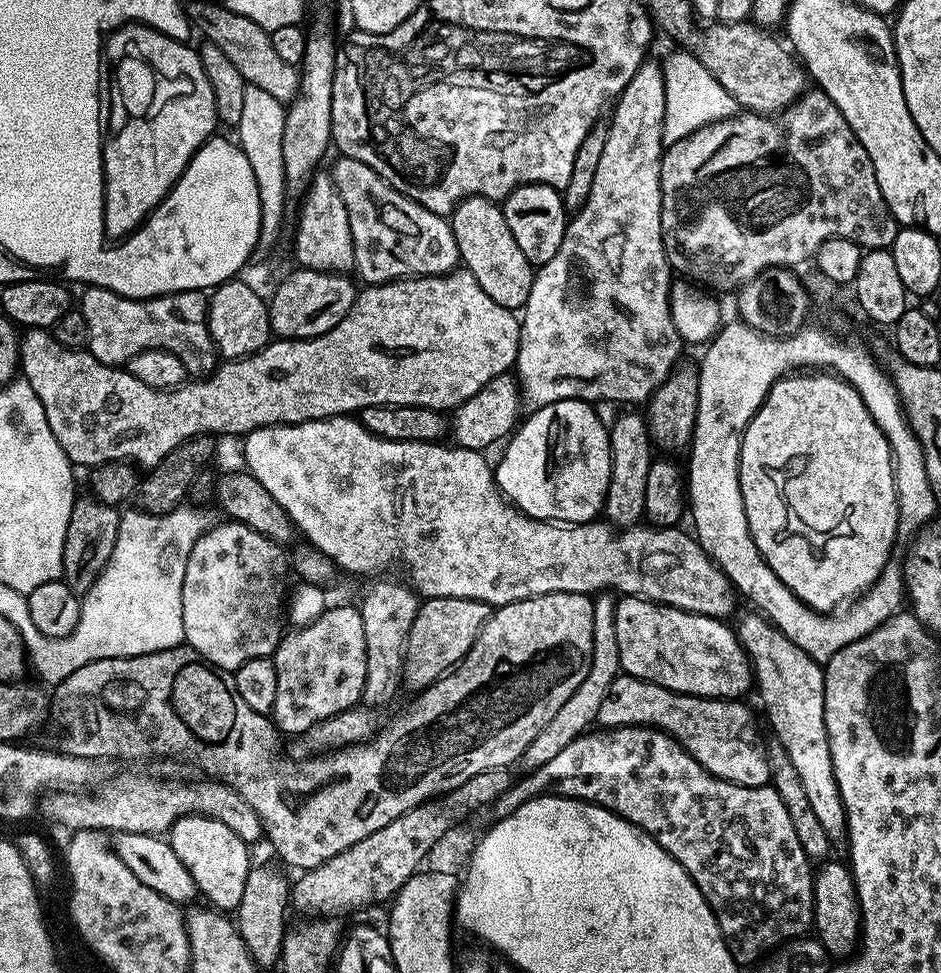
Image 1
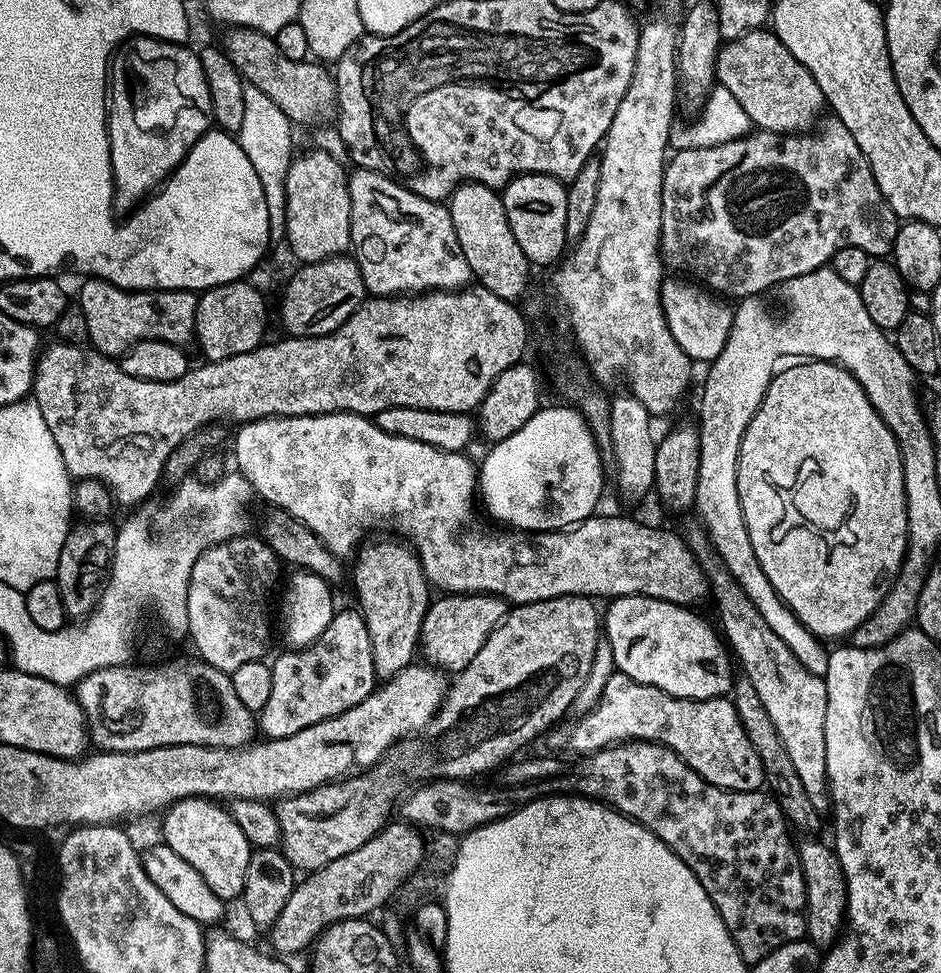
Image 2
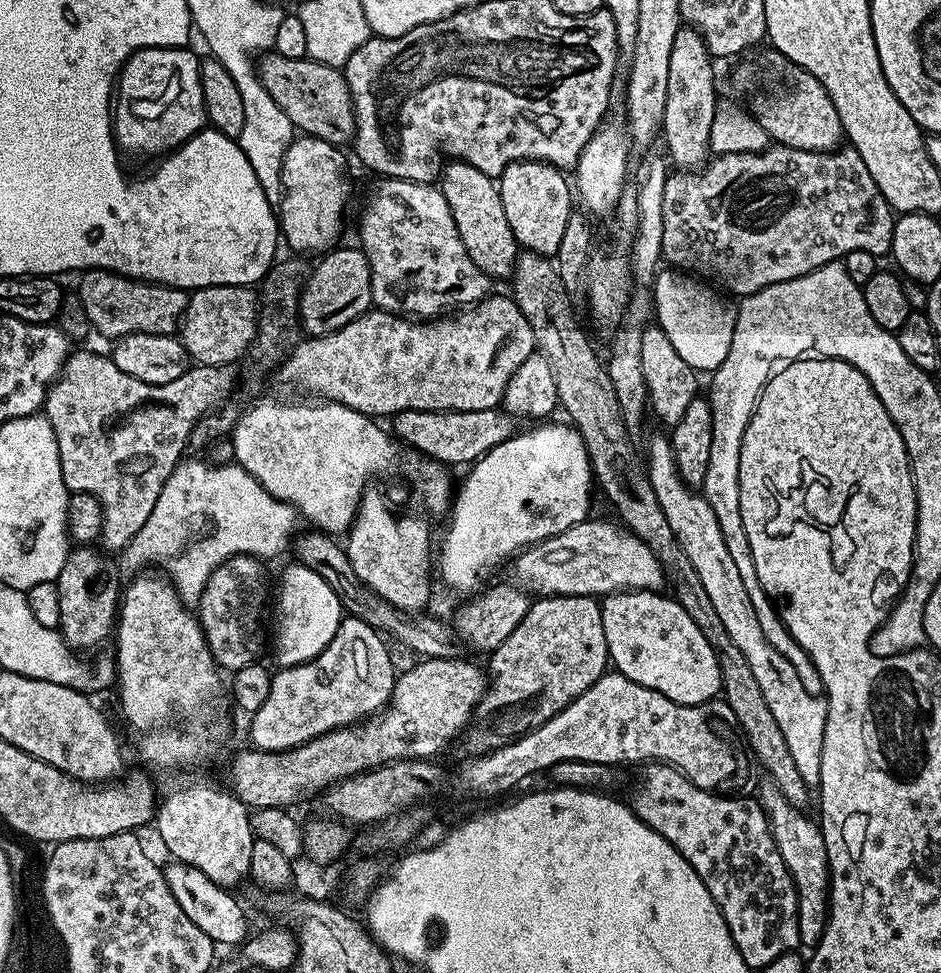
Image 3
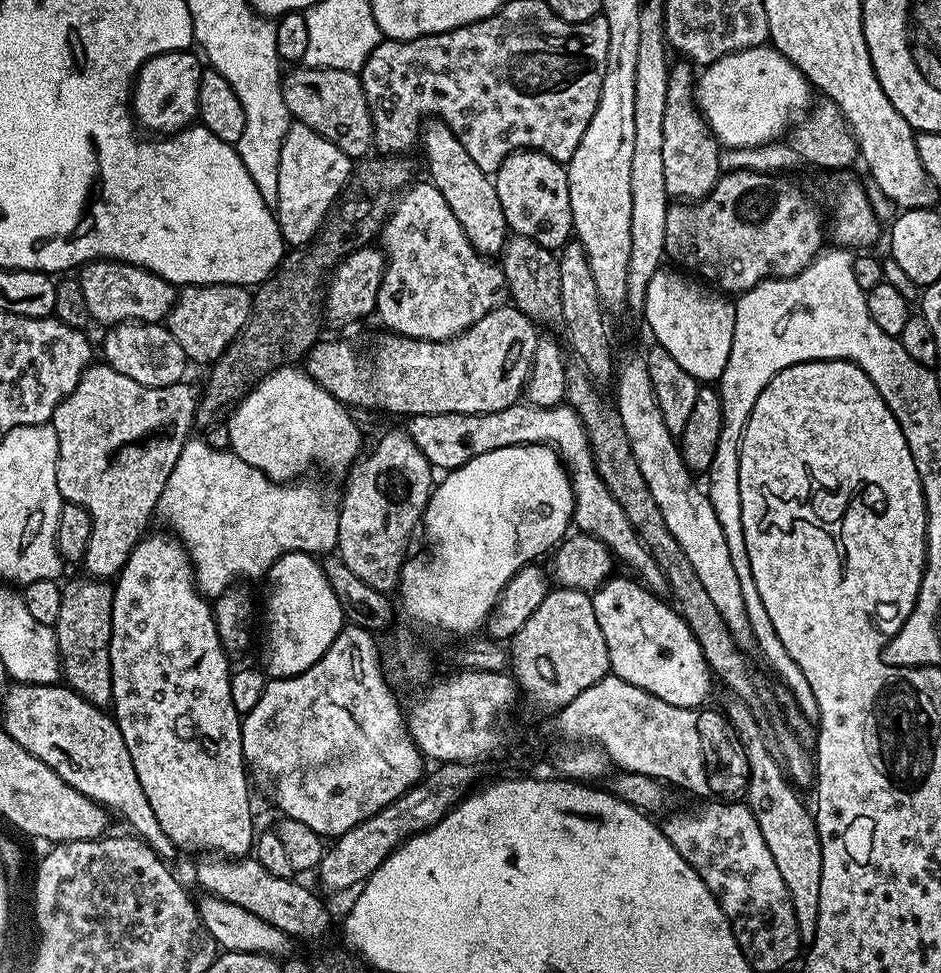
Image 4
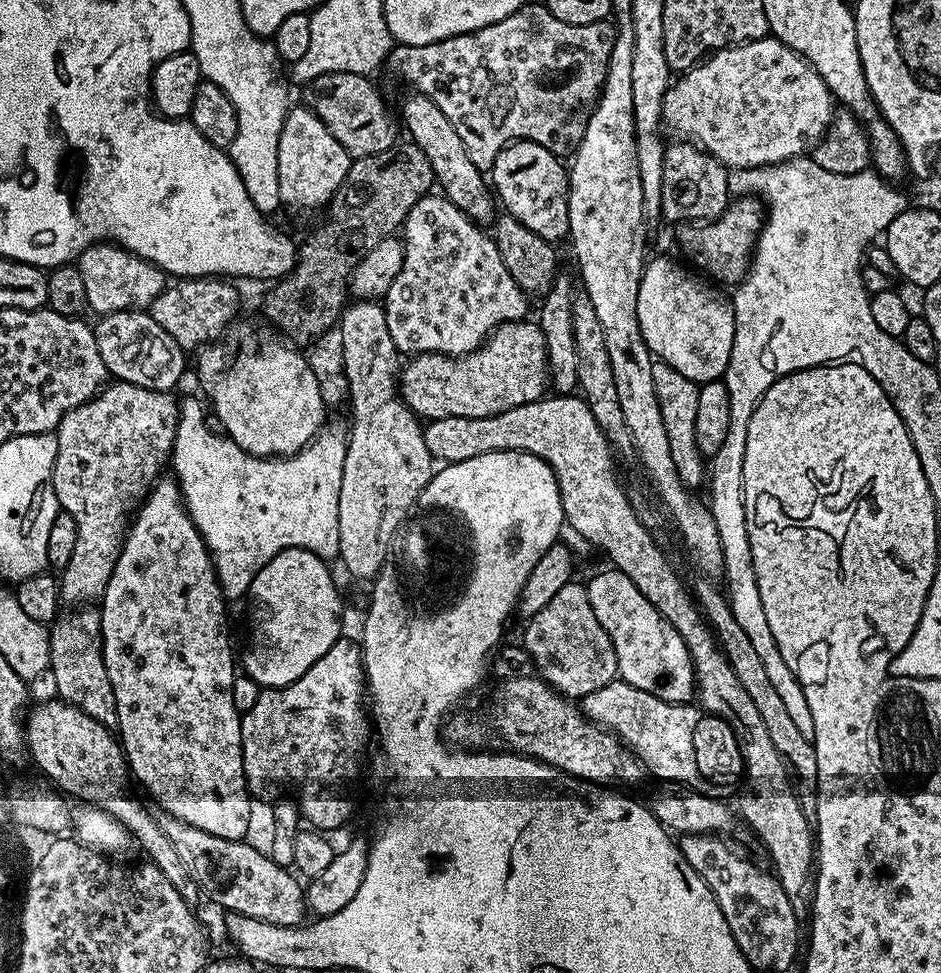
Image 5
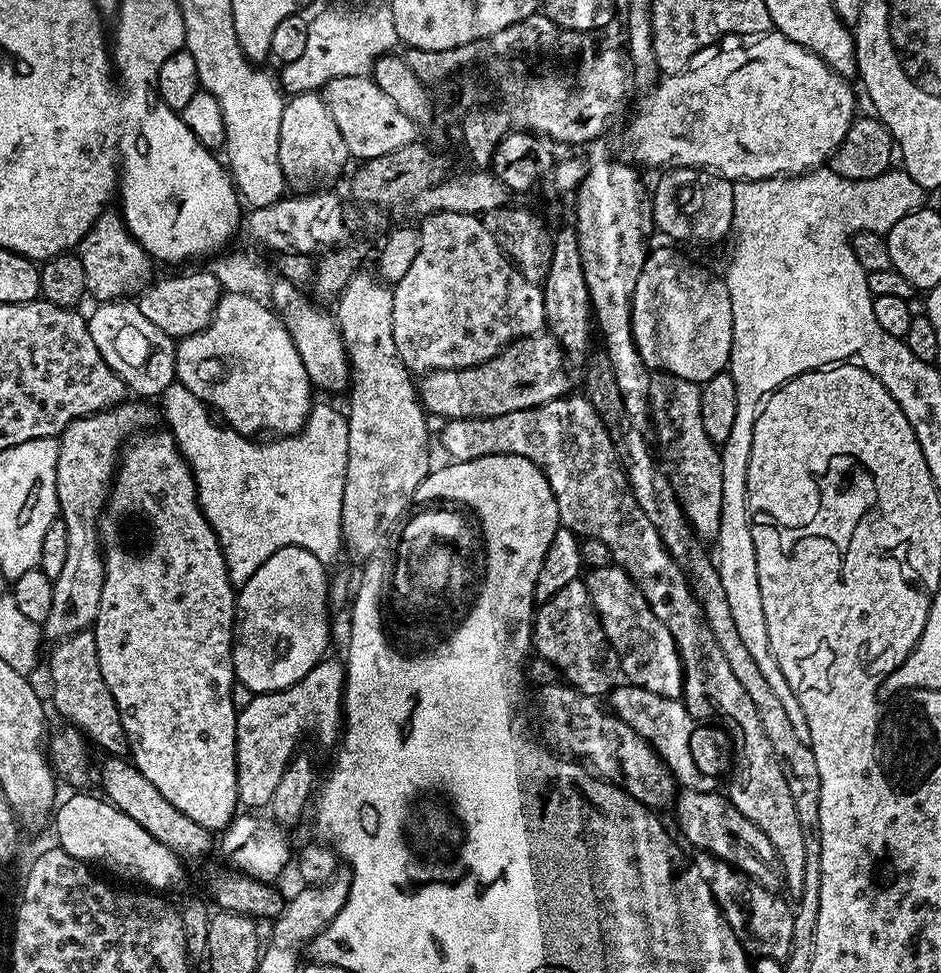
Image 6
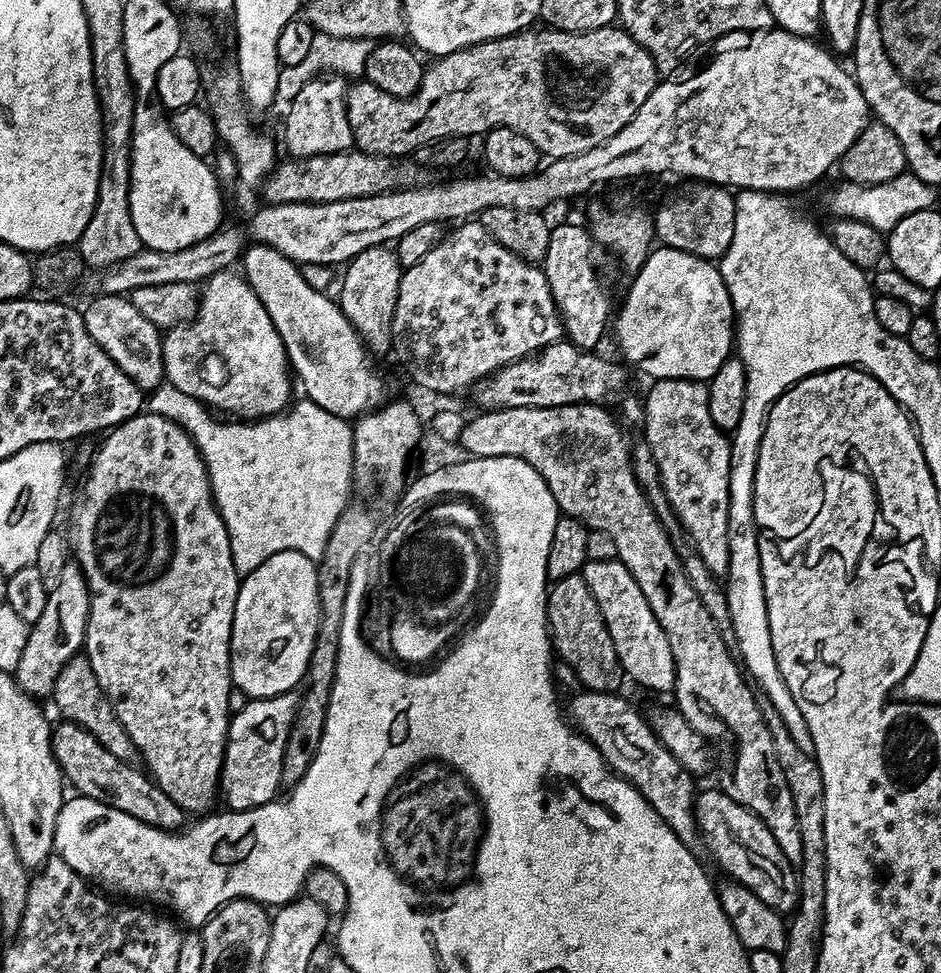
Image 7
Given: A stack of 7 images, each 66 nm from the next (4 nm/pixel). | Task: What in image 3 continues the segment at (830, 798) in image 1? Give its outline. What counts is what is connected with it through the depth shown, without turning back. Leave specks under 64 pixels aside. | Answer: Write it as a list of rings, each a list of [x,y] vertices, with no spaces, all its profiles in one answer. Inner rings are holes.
[[[667,435],[649,438],[646,471],[650,486],[654,486],[654,494],[658,494],[662,514],[666,514],[670,530],[674,530],[674,538],[678,538],[678,546],[682,546],[686,558],[690,558],[690,563],[694,565],[710,603],[715,607],[722,626],[726,626],[726,631],[730,633],[734,646],[738,646],[738,650],[746,654],[750,671],[758,681],[758,687],[786,737],[786,747],[802,774],[802,782],[809,786],[819,785],[822,774],[822,742],[828,717],[827,699],[802,686],[802,678],[798,678],[796,667],[782,654],[778,654],[778,650],[774,650],[770,642],[766,642],[766,634],[762,634],[762,626],[758,626],[758,614],[754,614],[754,602],[750,602],[750,594],[746,594],[746,585],[742,582],[738,565],[726,547],[726,538],[722,538],[722,526],[718,526],[718,518],[714,518],[711,499],[682,482],[677,467],[674,466],[674,450]]]

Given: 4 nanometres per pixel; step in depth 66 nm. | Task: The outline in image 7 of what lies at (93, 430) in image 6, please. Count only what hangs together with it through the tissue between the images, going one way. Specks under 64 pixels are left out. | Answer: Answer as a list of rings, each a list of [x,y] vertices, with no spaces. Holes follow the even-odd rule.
[[[70,562],[66,570],[62,570],[62,582],[48,592],[46,607],[42,609],[38,622],[29,627],[26,646],[22,649],[22,658],[18,658],[14,673],[22,691],[33,698],[51,697],[58,674],[62,674],[62,666],[66,666],[66,662],[70,662],[70,658],[84,647],[89,612],[88,583],[80,571],[80,565]]]

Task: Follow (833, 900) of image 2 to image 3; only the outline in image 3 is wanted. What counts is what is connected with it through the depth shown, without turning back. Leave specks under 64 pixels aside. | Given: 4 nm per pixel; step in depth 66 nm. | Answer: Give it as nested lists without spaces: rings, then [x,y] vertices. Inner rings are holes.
[[[764,782],[758,793],[762,810],[768,815],[768,825],[772,831],[774,842],[778,846],[778,854],[782,854],[782,862],[786,862],[786,870],[796,887],[798,902],[798,934],[800,943],[805,949],[815,948],[822,938],[824,927],[828,921],[828,855],[826,842],[822,838],[822,830],[815,819],[807,815],[807,811],[790,806],[786,802],[782,790],[771,782]]]

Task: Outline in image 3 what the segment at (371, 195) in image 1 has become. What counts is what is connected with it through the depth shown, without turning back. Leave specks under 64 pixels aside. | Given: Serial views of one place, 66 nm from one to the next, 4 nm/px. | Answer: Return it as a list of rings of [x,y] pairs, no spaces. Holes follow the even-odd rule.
[[[391,178],[379,182],[364,204],[358,241],[370,266],[373,305],[395,316],[440,318],[485,299],[490,278],[470,262],[439,187]]]

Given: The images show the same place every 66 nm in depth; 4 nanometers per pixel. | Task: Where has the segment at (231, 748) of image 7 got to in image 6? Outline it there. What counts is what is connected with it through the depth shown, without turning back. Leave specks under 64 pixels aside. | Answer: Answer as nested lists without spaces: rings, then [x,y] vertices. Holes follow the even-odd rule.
[[[325,658],[319,664],[315,664],[301,680],[294,682],[294,686],[277,692],[261,692],[253,695],[250,704],[238,712],[236,717],[236,777],[240,804],[248,807],[245,809],[262,808],[264,810],[269,807],[274,788],[297,751],[296,743],[307,732],[313,732],[320,744],[335,745],[339,741],[344,718],[344,669],[345,665],[341,661],[339,664],[336,660]]]

